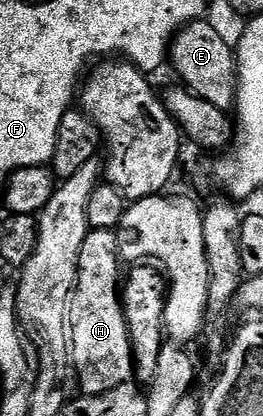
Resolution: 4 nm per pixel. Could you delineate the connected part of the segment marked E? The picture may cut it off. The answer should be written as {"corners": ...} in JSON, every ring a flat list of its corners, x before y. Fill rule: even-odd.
{"corners":[[194,20,181,27,173,35,173,41,170,45,167,55,168,61,173,62,173,70,178,74,180,85,186,90,191,91,195,96,207,100,207,104,215,104,215,108,226,112,234,109,237,101,237,62,235,59,235,50,232,45,225,43,225,38,206,20]]}

